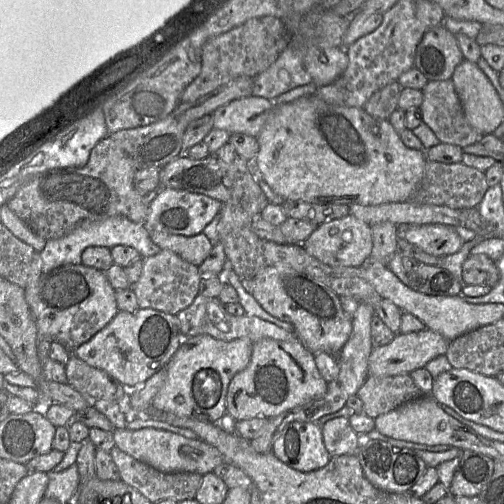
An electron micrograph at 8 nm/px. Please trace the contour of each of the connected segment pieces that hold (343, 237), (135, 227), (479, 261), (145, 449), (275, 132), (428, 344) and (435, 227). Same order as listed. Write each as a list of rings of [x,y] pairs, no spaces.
[[[353,215],[320,224],[302,243],[305,251],[320,262],[333,267],[359,267],[369,258],[372,248],[372,227]]]
[[[119,215],[96,221],[85,221],[66,236],[47,241],[44,249],[40,252],[43,261],[43,273],[48,273],[65,264],[81,264],[82,253],[88,247],[113,248],[117,245],[133,247],[144,259],[155,256],[162,251],[151,240],[146,225],[134,223],[125,216]]]
[[[471,254],[462,264],[461,282],[465,285],[495,287],[500,278],[496,263],[485,254]]]
[[[116,428],[112,432],[115,447],[164,473],[198,473],[205,475],[225,464],[222,454],[214,446],[200,440],[155,428],[137,430]]]
[[[316,95],[302,97],[289,103],[277,105],[257,139],[259,152],[255,159],[255,165],[272,190],[285,201],[300,200],[311,204],[349,204],[364,206],[406,202],[422,179],[426,164],[424,152],[407,147],[388,119],[375,118],[366,113],[364,108],[346,107],[327,103]]]
[[[429,329],[399,333],[389,344],[373,349],[369,356],[368,376],[410,374],[436,357],[445,355],[449,345],[449,340]]]
[[[445,224],[415,225],[404,232],[403,239],[427,254],[443,257],[458,252],[463,245],[456,227]]]

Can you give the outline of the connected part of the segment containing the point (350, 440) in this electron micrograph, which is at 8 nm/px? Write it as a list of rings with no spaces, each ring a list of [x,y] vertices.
[[[346,417],[331,419],[324,423],[321,429],[324,445],[331,457],[356,455],[363,441]]]

